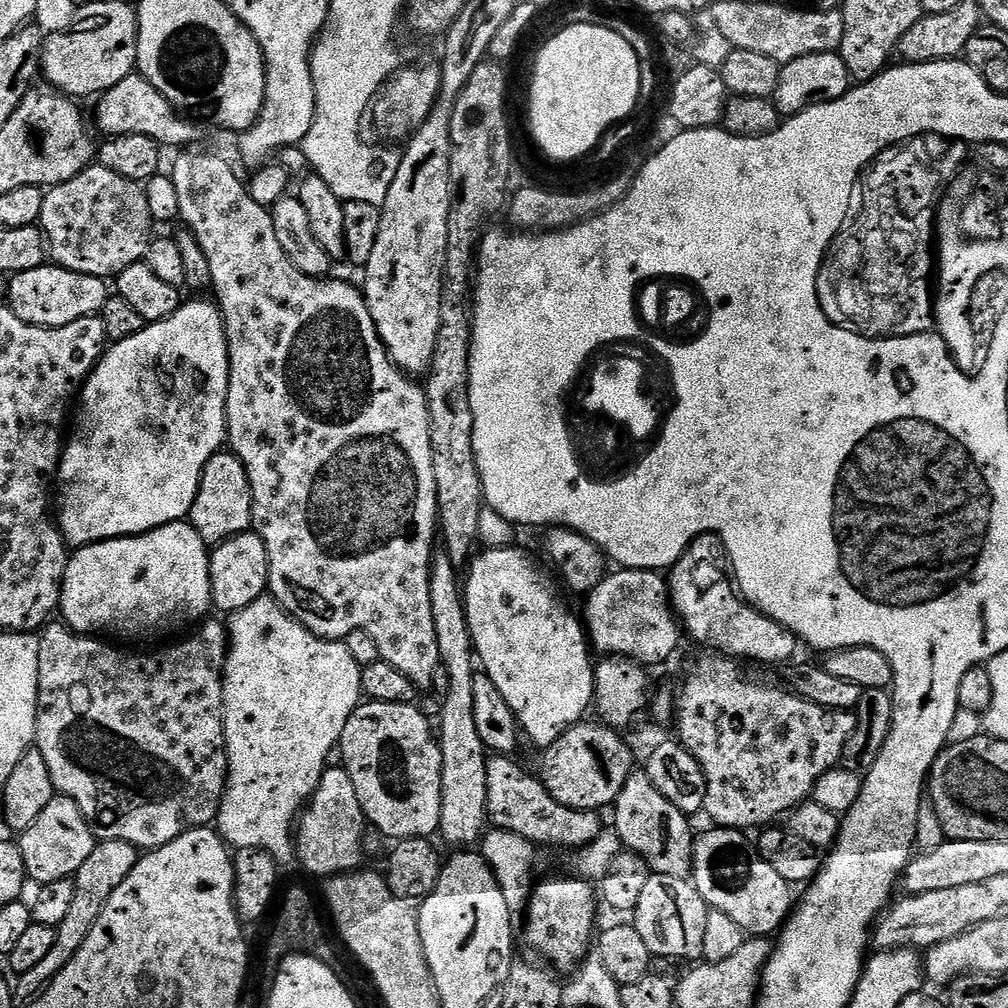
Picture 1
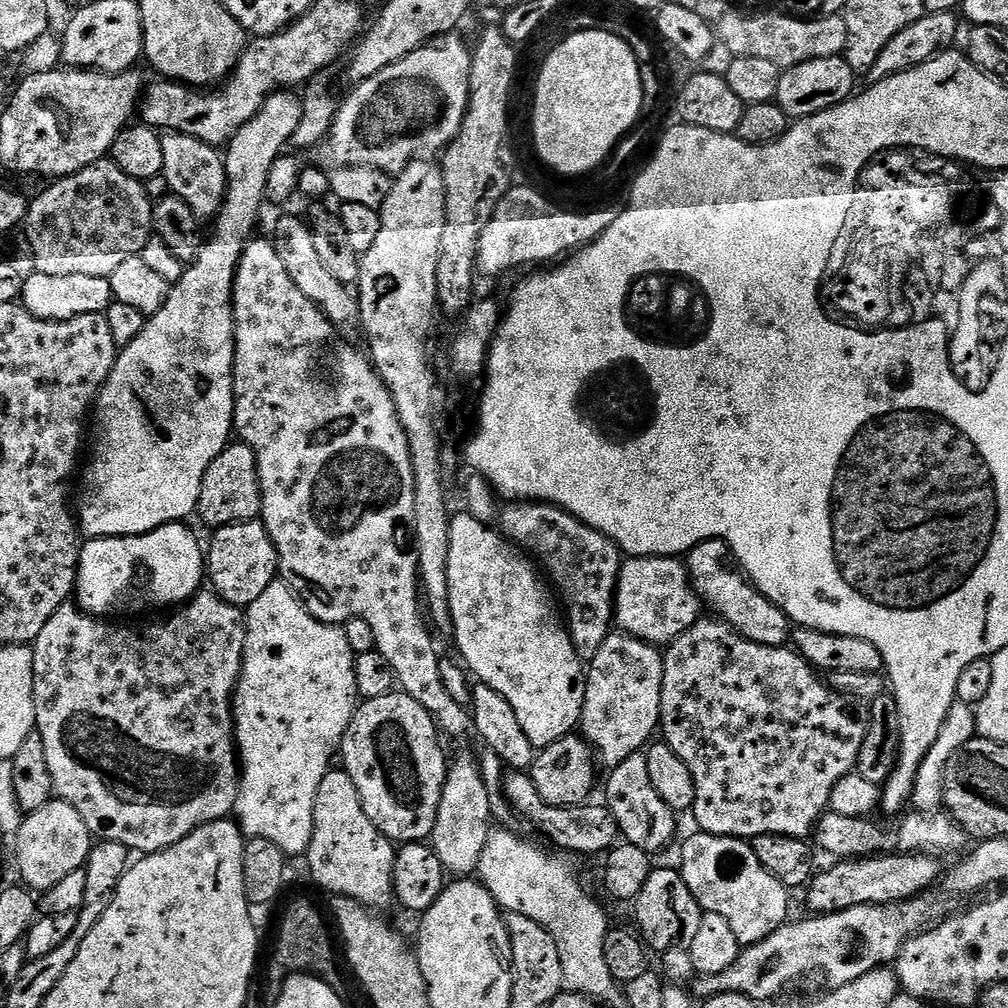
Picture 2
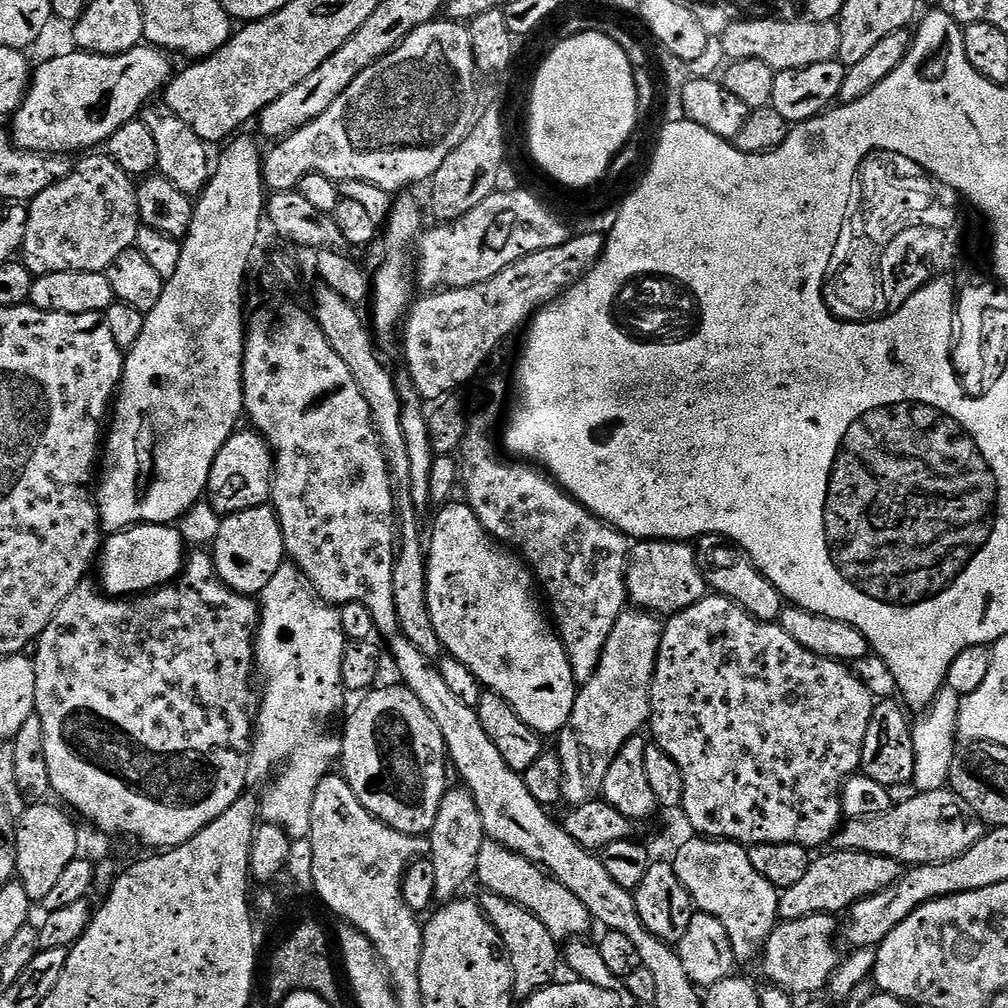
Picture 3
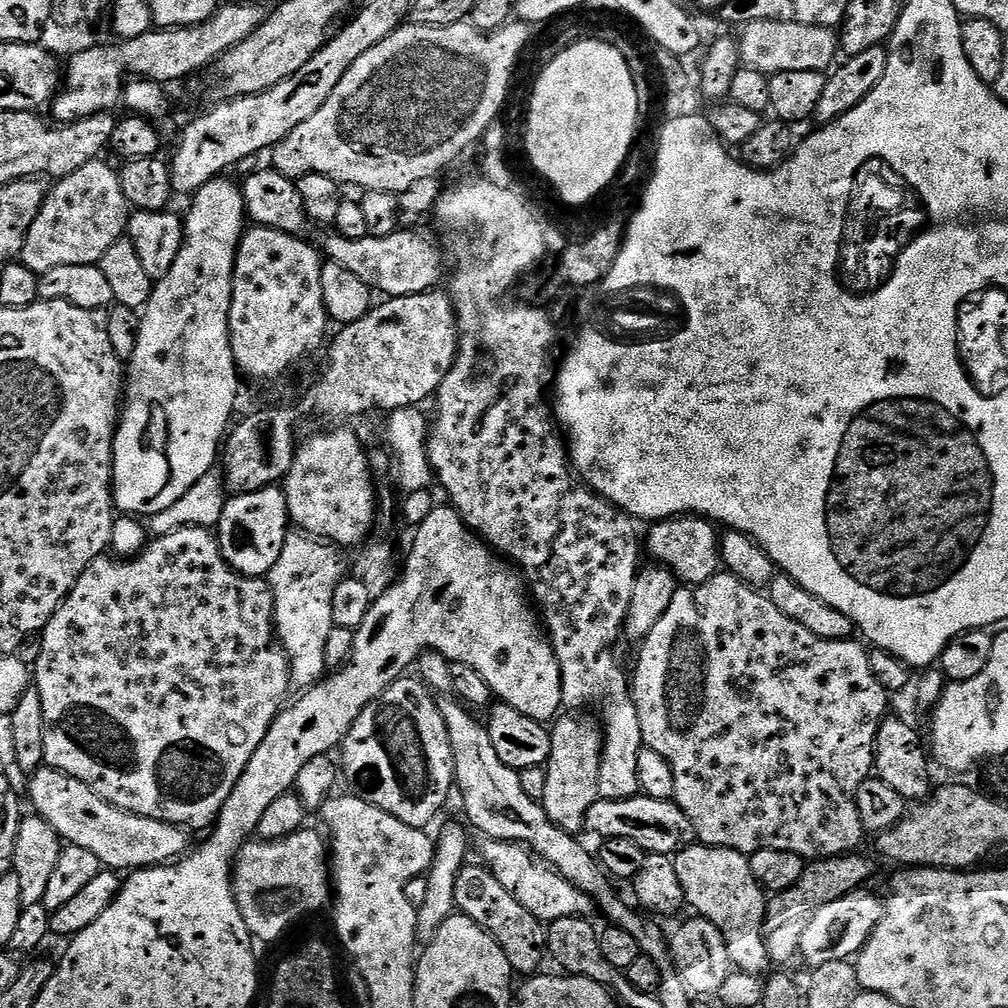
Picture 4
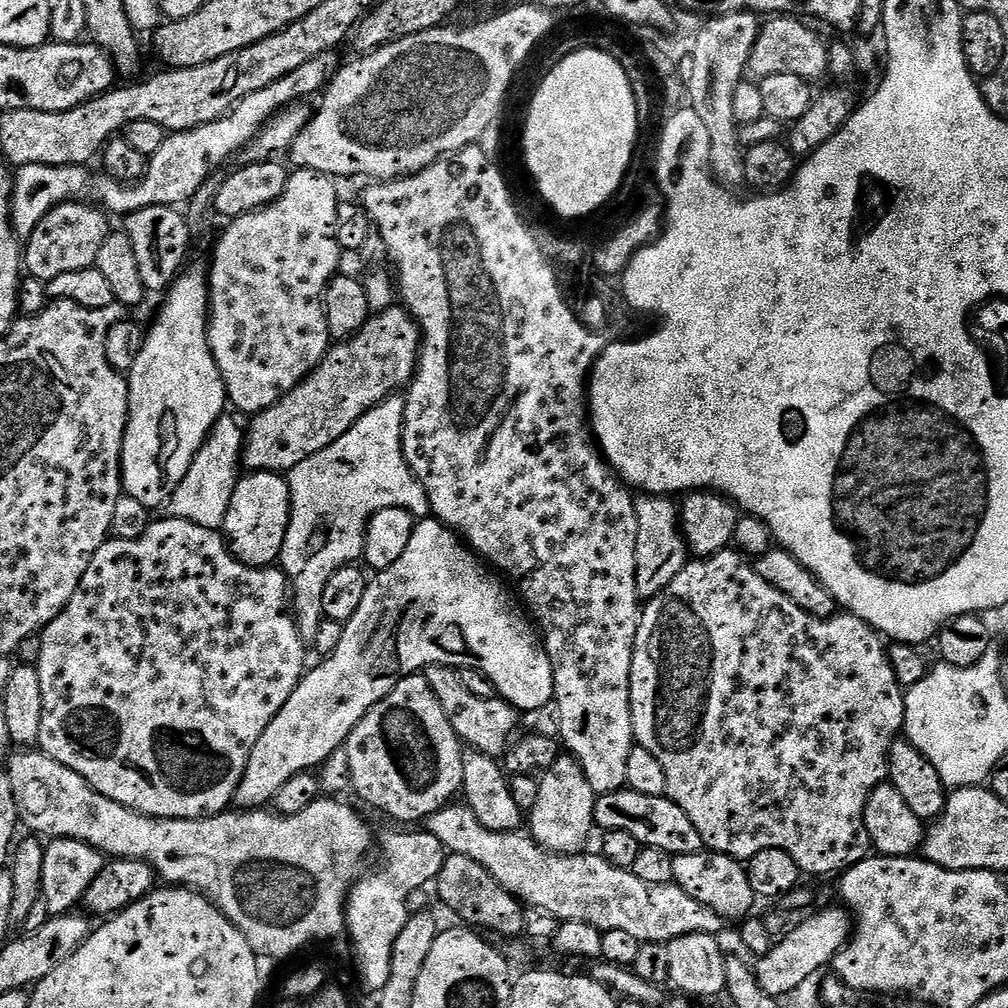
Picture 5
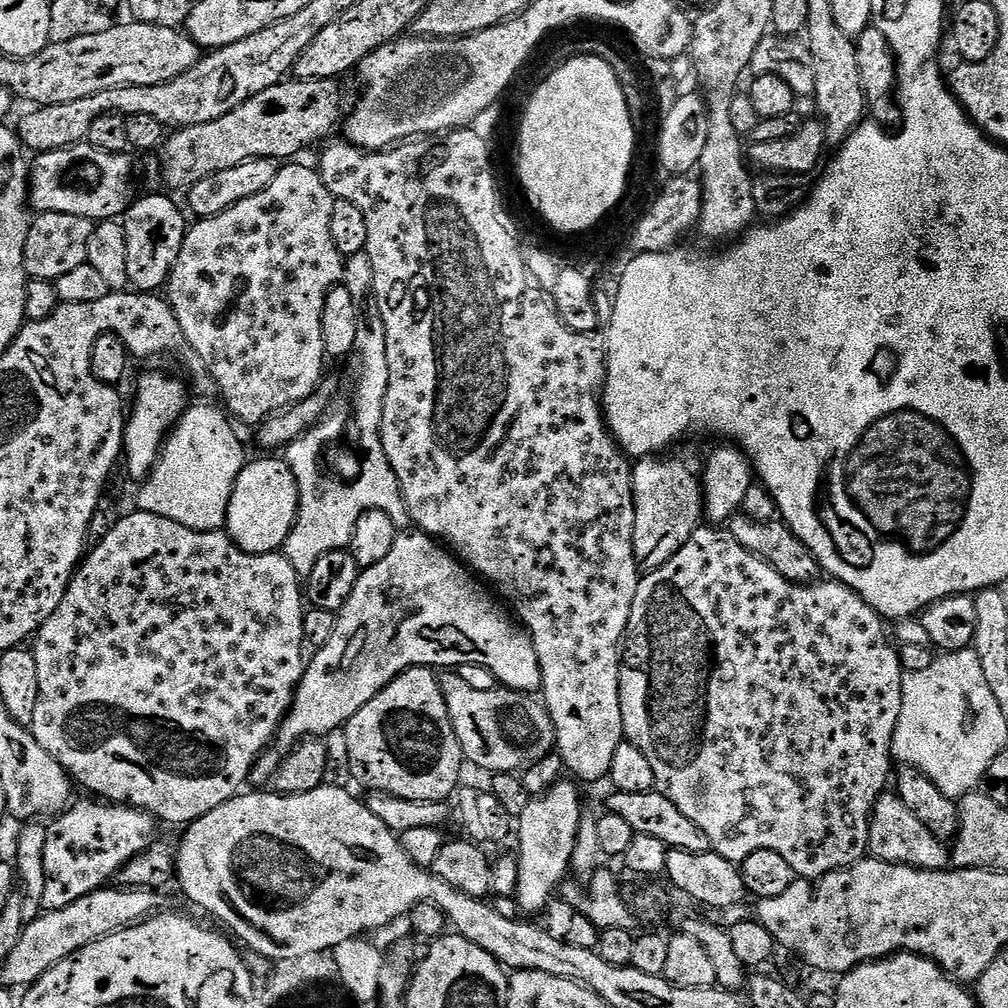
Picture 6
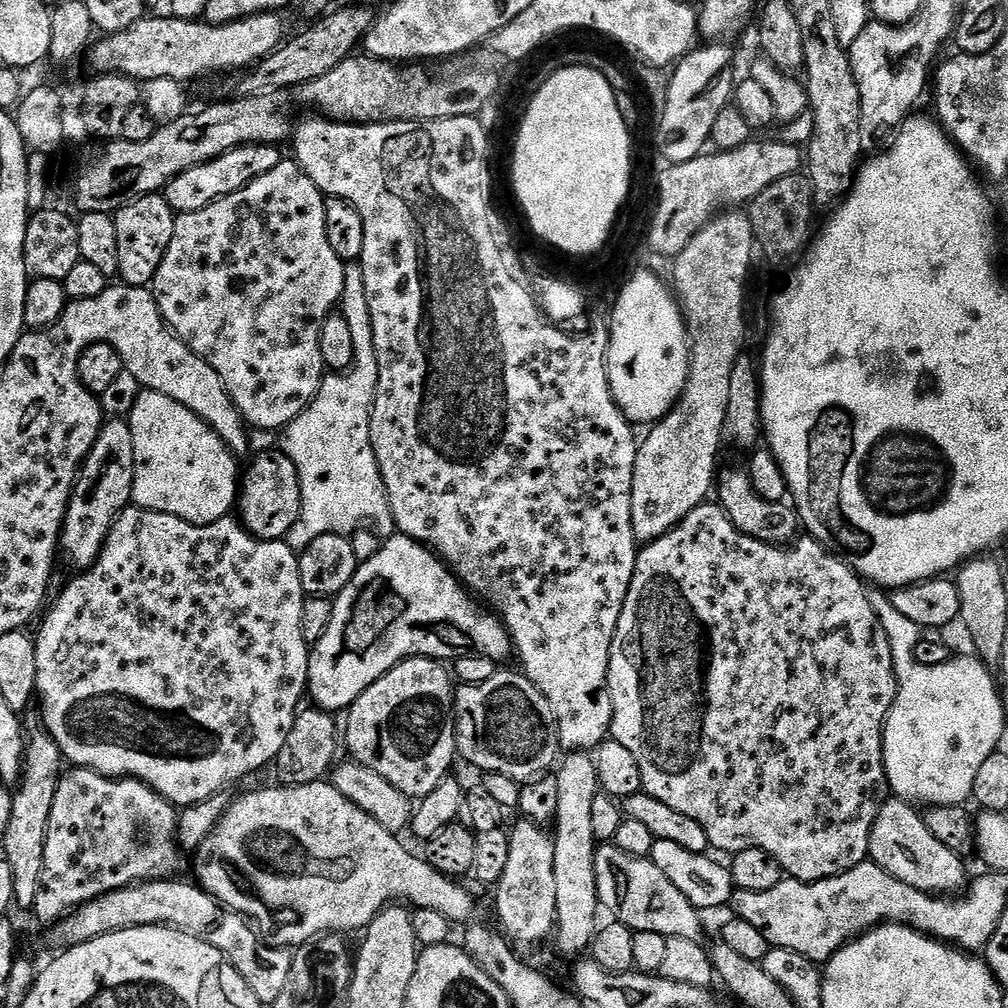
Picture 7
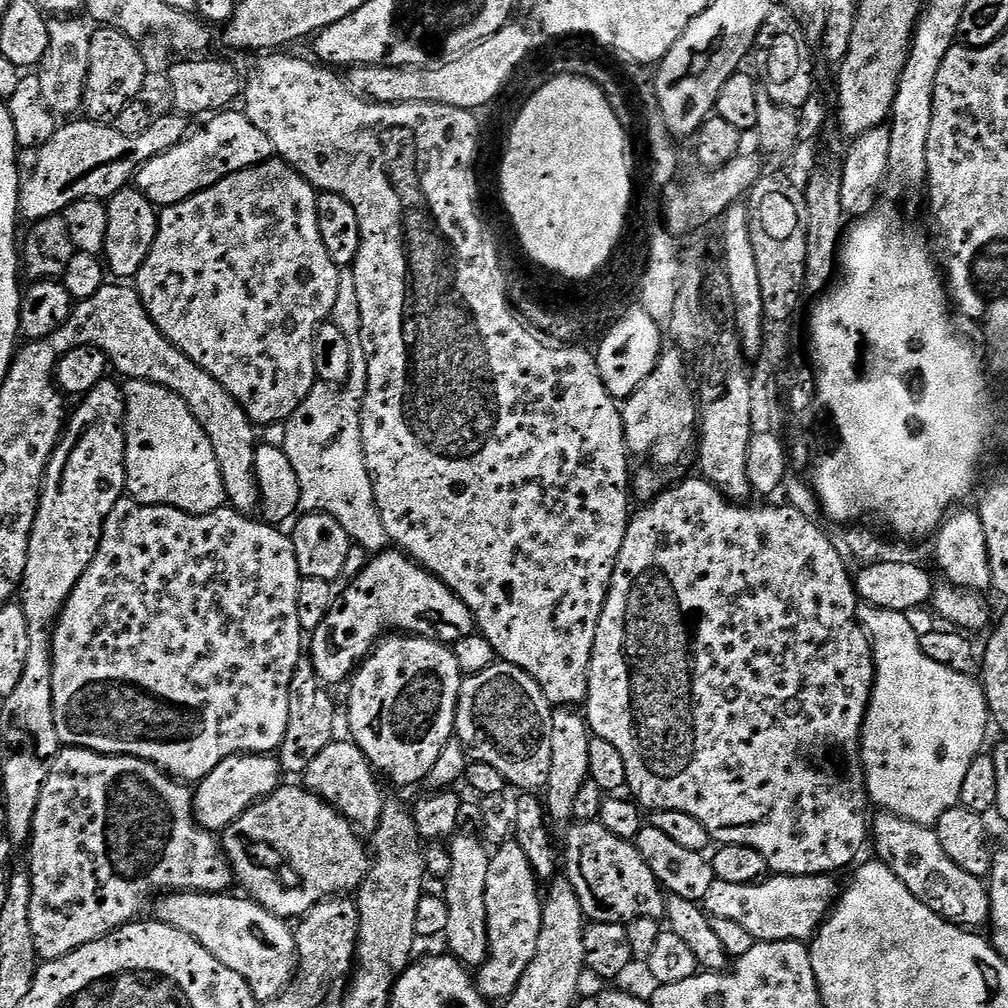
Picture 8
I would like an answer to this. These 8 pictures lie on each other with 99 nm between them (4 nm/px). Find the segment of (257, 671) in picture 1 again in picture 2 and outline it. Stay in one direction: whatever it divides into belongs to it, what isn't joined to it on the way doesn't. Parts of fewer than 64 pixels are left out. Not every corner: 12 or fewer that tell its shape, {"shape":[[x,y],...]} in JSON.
{"shape":[[277,578],[234,697],[245,837],[308,851],[358,707],[343,627]]}

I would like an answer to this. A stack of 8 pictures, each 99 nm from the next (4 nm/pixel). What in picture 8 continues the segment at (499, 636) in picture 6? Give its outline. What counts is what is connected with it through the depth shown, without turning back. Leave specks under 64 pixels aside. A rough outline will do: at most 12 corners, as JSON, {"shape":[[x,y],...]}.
{"shape":[[399,550],[373,555],[310,638],[329,686],[383,632],[455,646],[455,592]]}

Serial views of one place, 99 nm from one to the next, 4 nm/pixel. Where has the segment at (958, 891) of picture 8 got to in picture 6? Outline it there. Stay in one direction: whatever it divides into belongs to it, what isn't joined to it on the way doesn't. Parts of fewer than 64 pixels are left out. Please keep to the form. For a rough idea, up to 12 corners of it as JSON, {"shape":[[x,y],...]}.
{"shape":[[895,791],[872,811],[875,859],[938,872],[950,848]]}

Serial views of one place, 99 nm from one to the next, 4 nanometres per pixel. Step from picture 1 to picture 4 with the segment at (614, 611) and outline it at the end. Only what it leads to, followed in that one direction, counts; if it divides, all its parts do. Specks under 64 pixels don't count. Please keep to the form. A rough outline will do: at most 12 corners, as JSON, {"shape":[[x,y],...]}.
{"shape":[[699,516],[651,525],[646,552],[684,586],[721,571],[721,533]]}

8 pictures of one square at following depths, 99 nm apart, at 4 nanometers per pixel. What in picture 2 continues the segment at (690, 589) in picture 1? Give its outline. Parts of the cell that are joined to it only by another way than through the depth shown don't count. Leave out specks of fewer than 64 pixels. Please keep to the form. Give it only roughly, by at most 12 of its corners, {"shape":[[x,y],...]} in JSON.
{"shape":[[707,543],[686,556],[701,601],[752,642],[785,647],[787,614]]}

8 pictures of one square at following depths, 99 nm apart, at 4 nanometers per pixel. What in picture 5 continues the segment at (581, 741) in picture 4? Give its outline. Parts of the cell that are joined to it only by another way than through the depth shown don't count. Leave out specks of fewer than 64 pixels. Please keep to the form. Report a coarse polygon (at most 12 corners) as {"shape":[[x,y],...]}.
{"shape":[[570,754],[539,777],[530,835],[583,853],[597,794]]}

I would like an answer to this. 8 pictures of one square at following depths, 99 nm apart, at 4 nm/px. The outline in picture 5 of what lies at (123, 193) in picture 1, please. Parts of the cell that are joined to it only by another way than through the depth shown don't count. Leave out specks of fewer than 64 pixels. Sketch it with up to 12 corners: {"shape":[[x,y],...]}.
{"shape":[[88,202],[50,209],[22,264],[42,281],[95,265],[109,213]]}

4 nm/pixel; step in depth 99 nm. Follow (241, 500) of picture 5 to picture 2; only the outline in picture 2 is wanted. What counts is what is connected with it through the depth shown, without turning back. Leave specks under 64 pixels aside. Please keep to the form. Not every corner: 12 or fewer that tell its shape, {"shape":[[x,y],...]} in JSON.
{"shape":[[263,521],[217,529],[209,583],[246,608],[279,573]]}

